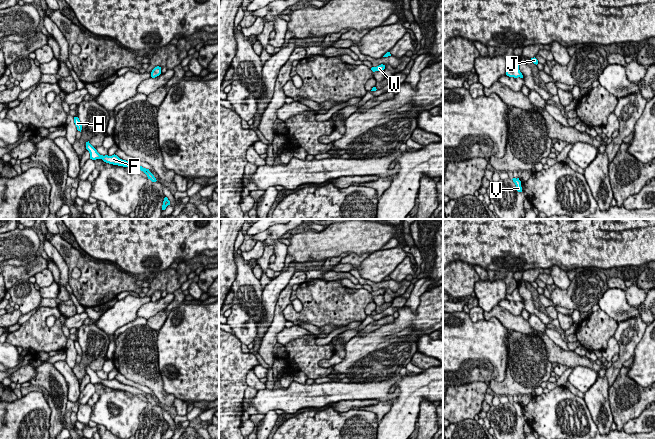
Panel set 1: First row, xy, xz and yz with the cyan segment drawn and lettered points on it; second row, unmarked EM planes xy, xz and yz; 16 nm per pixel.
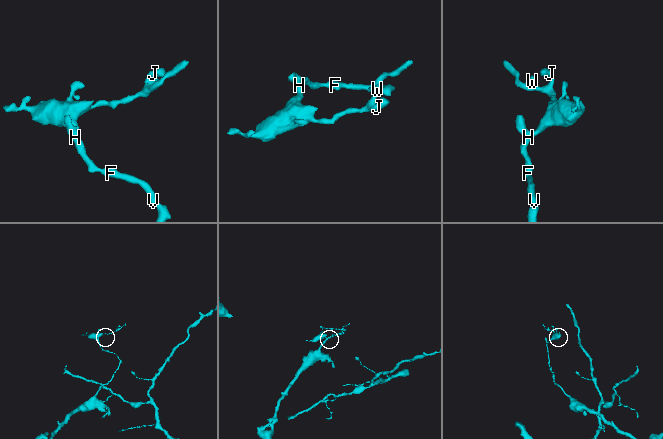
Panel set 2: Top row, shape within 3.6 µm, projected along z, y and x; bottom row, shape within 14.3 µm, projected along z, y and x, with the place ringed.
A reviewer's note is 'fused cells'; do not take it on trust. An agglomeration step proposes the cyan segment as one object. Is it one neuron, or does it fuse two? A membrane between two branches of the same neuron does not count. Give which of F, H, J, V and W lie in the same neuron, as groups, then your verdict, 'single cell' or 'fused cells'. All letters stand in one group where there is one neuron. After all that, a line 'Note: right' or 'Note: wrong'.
groups F H J V W; single cell
Note: wrong

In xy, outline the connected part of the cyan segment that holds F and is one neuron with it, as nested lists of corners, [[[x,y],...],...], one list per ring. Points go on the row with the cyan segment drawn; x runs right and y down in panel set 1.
[[[89,141],[86,142],[86,149],[89,151],[90,159],[92,159],[92,160],[102,159],[104,162],[109,163],[109,164],[128,167],[128,168],[133,169],[133,170],[141,170],[147,175],[148,179],[150,179],[152,182],[157,181],[156,178],[154,177],[154,175],[149,171],[149,169],[143,168],[142,166],[140,166],[136,163],[122,160],[115,154],[112,156],[100,155],[97,152],[97,150],[89,143]]]

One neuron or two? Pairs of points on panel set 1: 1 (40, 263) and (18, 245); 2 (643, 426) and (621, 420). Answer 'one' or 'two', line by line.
1: two
2: two

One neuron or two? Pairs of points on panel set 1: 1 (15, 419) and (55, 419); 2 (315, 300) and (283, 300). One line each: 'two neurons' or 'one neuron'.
1: two neurons
2: two neurons

